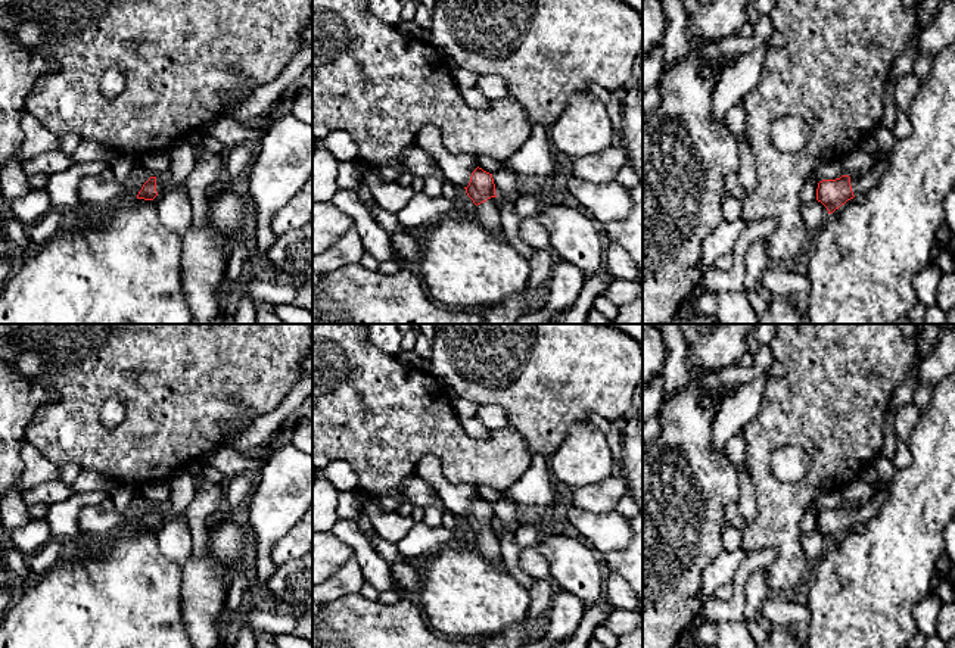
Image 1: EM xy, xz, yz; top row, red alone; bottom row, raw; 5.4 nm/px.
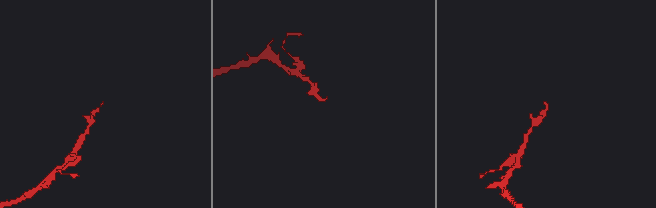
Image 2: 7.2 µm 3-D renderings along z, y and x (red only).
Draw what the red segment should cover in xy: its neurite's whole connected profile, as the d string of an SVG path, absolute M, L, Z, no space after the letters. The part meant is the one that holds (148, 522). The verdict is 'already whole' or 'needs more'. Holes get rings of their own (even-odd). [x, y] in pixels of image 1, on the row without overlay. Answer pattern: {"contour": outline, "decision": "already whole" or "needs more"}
{"contour": "M150 507L137 524L137 529L153 530L168 517L167 508Z", "decision": "needs more"}

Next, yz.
{"contour": "M874 490L874 495L859 505L842 505L836 510L822 510L818 513L816 530L821 532L828 543L833 543L842 535L853 527L862 527L877 515L887 501L886 490Z", "decision": "needs more"}

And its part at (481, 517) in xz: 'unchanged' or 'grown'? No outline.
grown

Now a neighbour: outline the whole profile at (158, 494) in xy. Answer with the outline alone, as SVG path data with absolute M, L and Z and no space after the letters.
M150 482L140 486L140 493L150 502L152 507L167 508L171 496L169 482Z

